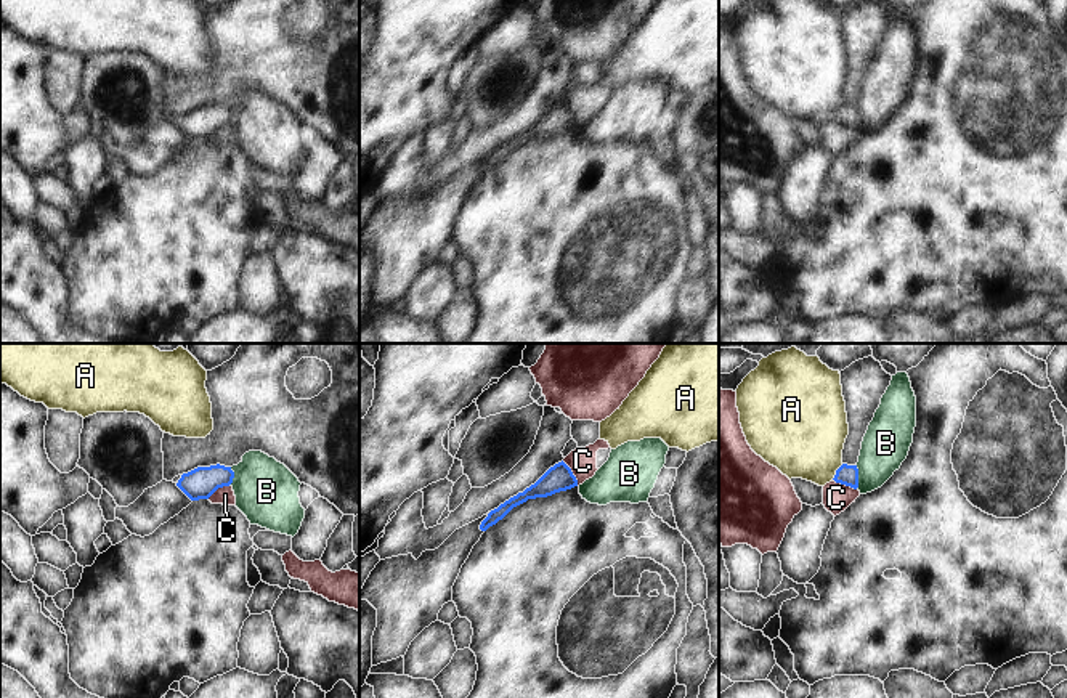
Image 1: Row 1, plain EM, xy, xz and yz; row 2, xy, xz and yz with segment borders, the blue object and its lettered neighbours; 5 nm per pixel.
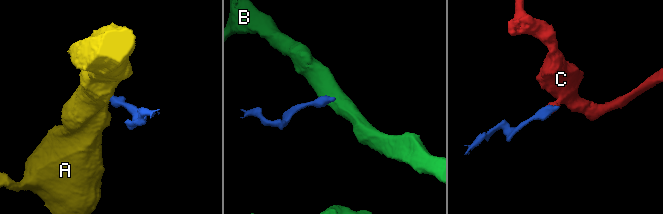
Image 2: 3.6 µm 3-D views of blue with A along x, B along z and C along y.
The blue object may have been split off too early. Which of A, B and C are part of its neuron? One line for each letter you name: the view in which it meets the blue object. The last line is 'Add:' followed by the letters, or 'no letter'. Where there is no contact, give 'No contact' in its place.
Add: no letter

